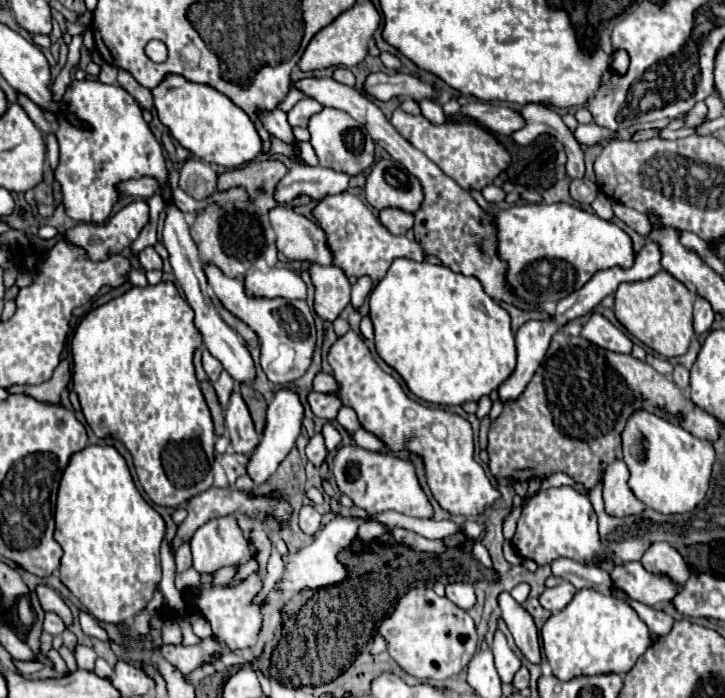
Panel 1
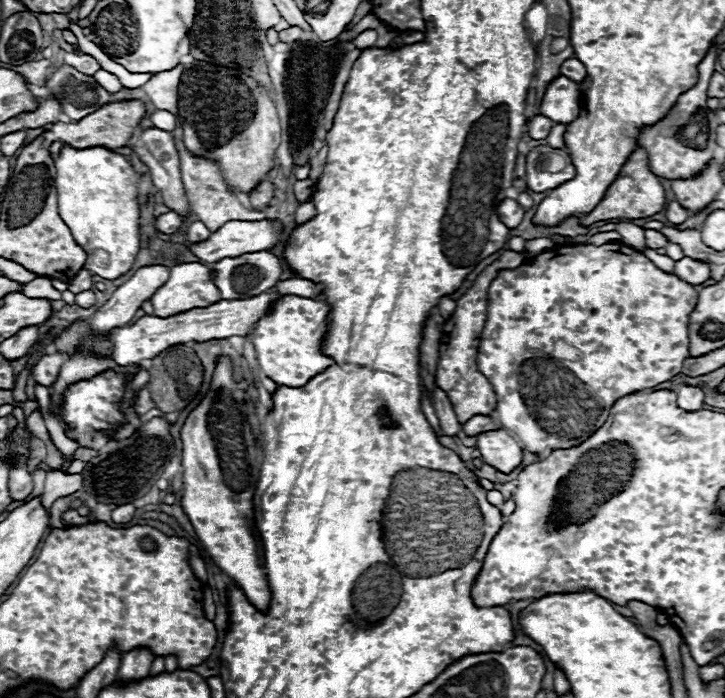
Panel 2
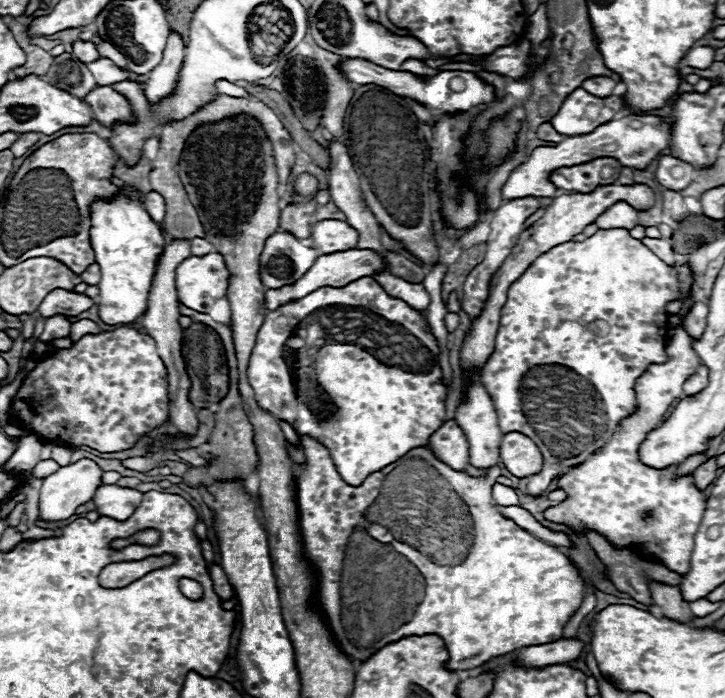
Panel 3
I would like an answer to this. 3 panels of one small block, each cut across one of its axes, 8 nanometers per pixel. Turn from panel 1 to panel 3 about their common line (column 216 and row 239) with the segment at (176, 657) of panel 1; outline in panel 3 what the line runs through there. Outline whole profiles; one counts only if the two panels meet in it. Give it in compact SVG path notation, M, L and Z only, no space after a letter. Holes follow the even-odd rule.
M644 238L642 240L664 264L668 264L668 266L674 266L676 264L676 252L672 250L672 244L668 242L668 240L654 240L654 238Z

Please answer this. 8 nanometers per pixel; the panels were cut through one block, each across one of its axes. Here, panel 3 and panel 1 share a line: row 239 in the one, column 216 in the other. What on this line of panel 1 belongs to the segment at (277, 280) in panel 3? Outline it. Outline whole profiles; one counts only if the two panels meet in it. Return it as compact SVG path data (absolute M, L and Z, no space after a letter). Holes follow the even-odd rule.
M204 266L208 284L212 286L214 296L228 308L234 316L246 322L260 338L260 364L264 374L274 384L288 384L306 374L312 364L316 350L316 324L314 314L310 312L304 300L286 300L286 298L248 298L244 294L244 282L238 278L224 276L216 266Z

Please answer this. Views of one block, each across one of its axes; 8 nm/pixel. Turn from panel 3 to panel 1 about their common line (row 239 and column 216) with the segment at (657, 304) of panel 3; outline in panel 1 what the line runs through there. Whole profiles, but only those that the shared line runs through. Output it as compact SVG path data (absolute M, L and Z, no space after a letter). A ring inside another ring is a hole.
M250 574L240 586L236 588L224 588L224 586L212 586L212 576L202 576L202 586L194 592L188 592L188 600L190 604L200 610L206 620L212 626L212 632L224 640L228 644L230 650L238 650L238 648L246 648L252 646L256 642L258 630L262 626L262 616L258 606L252 606L252 598L256 596L256 592L262 588L262 582L256 578L256 574Z

